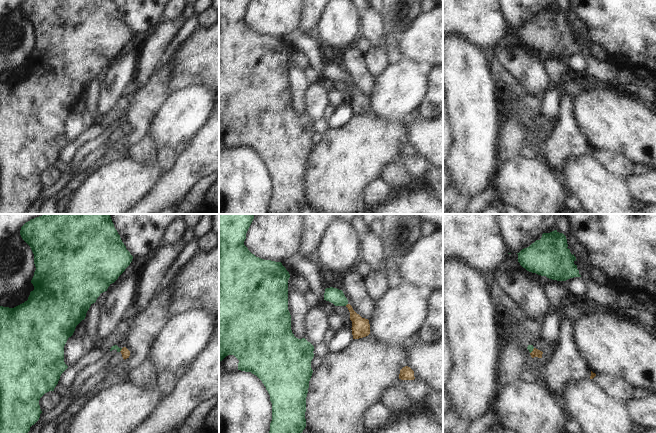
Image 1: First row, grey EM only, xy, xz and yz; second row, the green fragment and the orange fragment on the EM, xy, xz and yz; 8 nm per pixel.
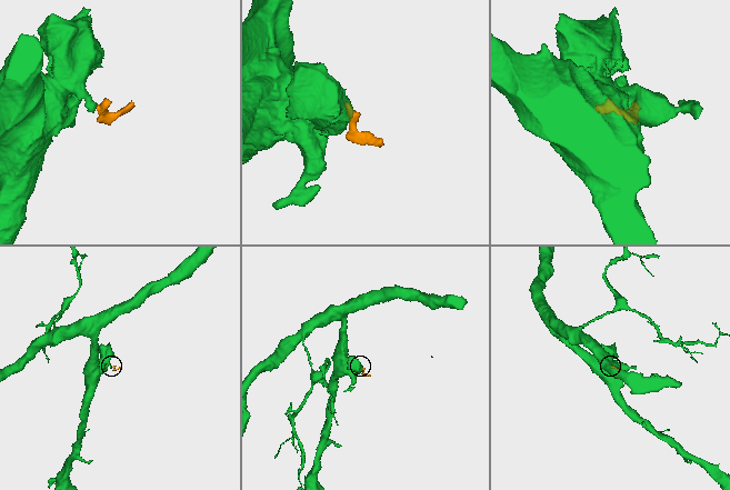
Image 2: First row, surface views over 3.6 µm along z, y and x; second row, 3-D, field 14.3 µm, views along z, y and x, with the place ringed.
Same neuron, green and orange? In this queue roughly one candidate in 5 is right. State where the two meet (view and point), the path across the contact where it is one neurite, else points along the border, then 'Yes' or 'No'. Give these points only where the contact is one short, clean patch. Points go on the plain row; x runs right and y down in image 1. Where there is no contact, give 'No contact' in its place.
Touches green at xz (346, 80). Path across: xz (333, 71), (346, 80), (360, 104). Yes

